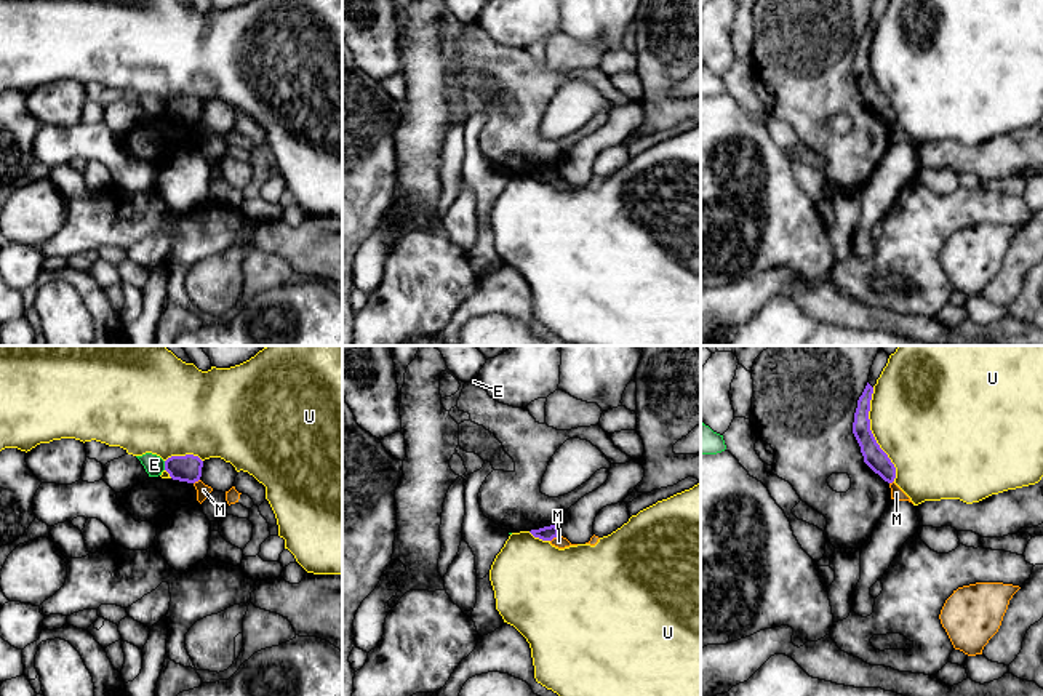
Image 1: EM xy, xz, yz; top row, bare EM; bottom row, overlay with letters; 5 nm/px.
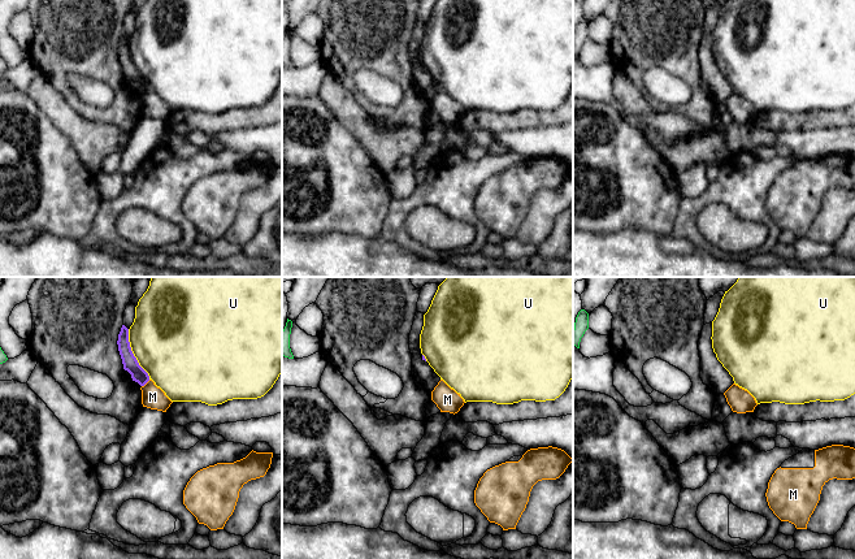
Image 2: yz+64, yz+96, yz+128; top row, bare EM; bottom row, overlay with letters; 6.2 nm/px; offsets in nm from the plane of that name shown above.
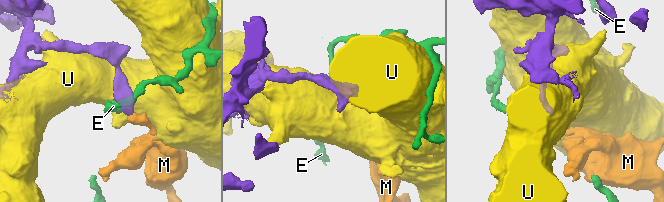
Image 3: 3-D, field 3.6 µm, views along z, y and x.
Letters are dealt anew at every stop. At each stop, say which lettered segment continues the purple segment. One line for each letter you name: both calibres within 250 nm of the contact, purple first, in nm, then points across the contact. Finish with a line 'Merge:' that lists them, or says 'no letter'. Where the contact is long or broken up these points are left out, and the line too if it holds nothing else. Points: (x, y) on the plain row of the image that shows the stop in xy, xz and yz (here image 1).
Merge: no letter

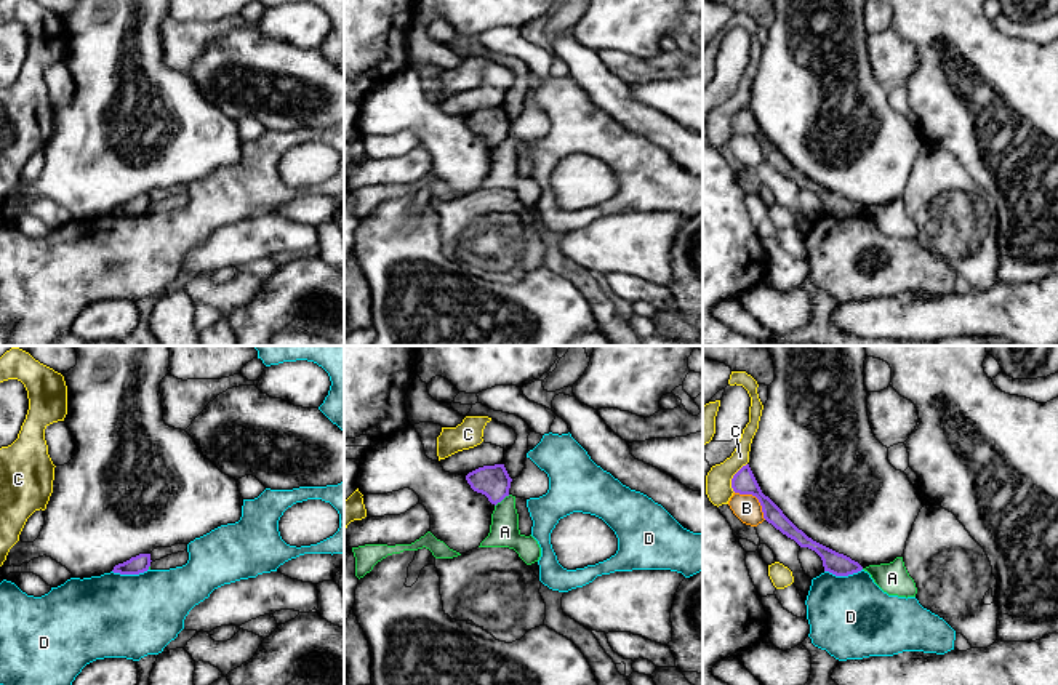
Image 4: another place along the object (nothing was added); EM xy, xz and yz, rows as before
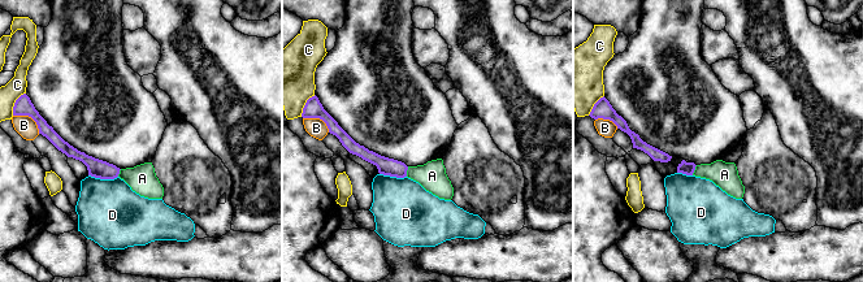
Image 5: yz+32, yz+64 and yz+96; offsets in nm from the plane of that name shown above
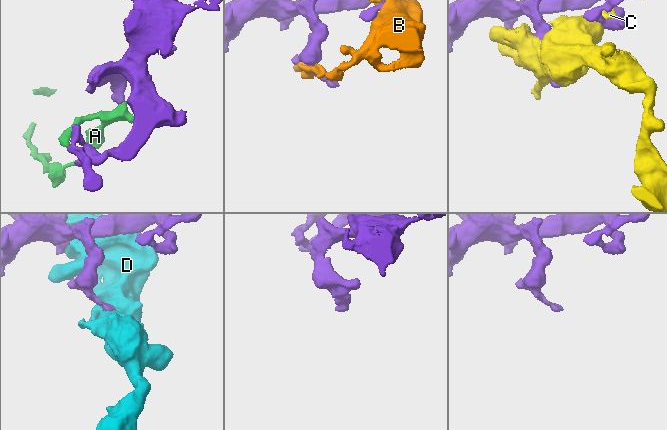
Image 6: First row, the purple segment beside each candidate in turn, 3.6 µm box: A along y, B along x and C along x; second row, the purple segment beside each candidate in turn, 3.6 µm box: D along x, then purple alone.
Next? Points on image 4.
Merge: no letter

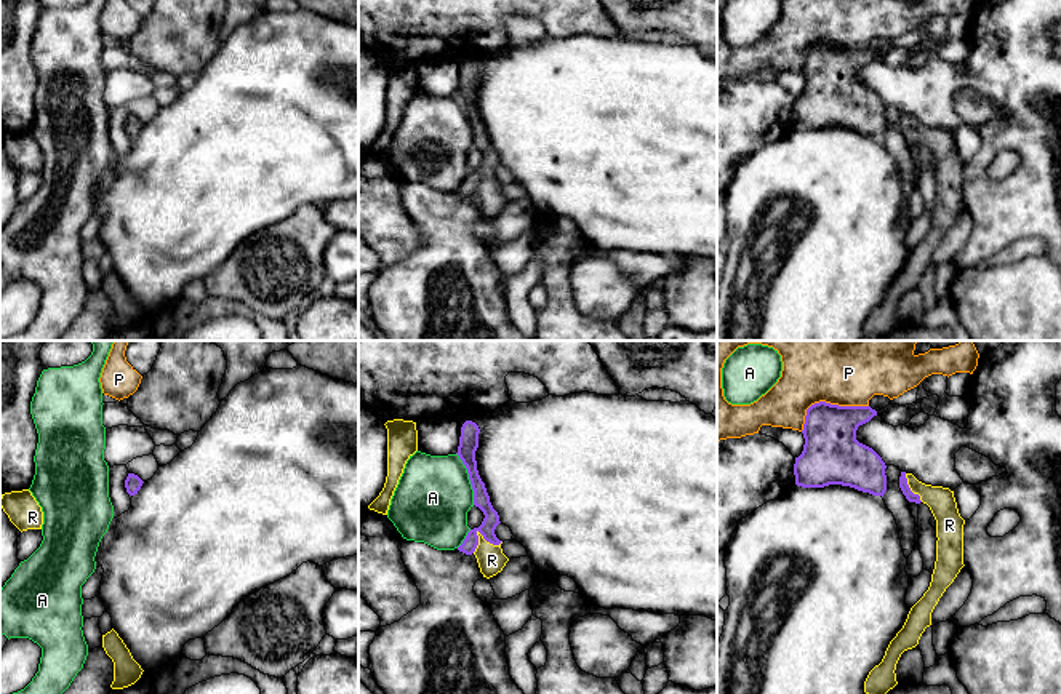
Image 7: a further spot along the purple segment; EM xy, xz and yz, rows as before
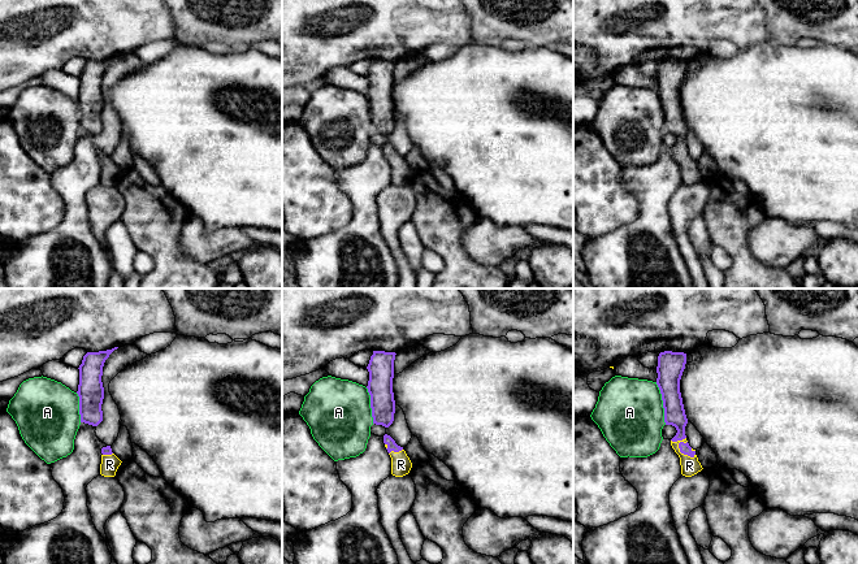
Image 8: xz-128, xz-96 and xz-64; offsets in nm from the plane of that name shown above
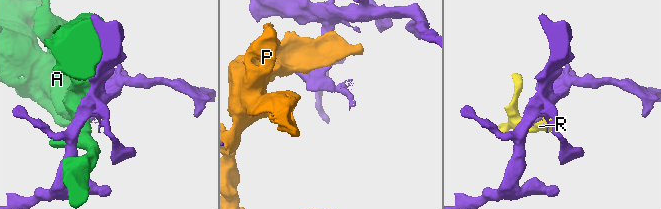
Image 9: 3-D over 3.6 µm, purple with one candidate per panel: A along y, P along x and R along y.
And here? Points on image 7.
R: 80/140 nm
Merge: R

